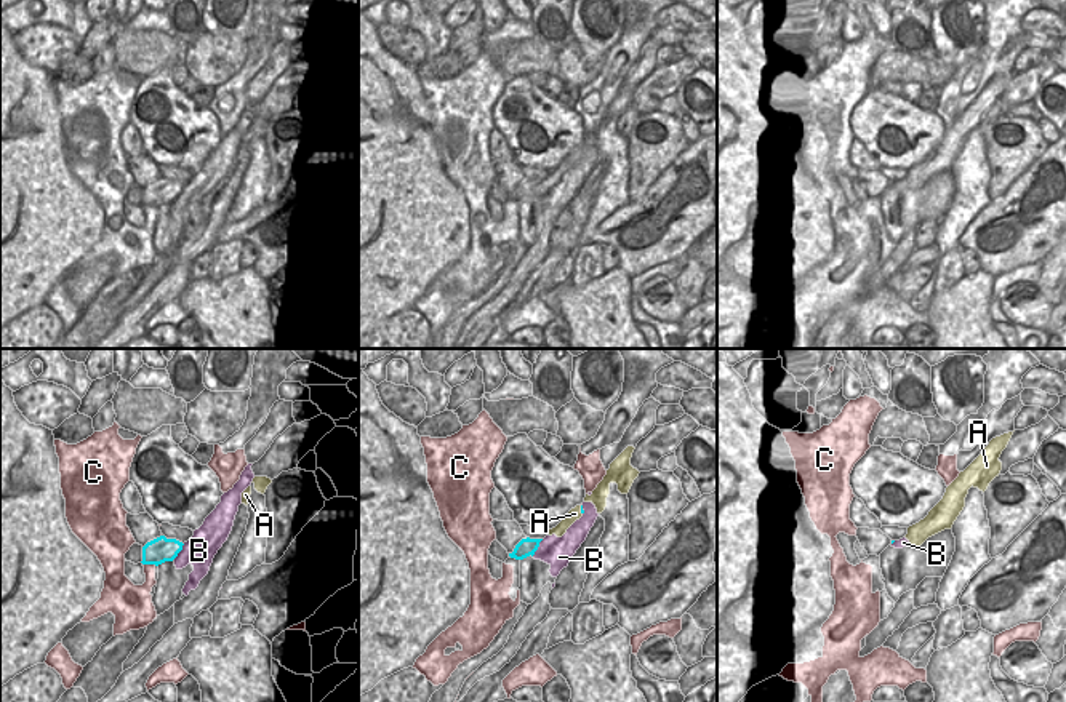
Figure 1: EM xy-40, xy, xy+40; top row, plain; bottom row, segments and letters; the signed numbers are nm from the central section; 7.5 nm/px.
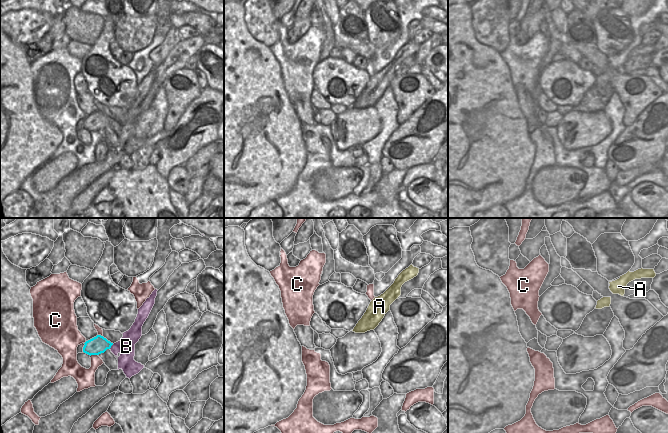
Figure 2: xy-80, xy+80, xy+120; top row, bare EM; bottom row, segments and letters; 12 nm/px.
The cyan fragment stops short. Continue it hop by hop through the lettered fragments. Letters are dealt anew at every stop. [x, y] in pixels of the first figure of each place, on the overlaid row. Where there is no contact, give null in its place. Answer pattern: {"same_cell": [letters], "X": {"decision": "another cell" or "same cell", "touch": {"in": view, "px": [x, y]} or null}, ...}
{"same_cell": ["A"], "A": {"decision": "same cell", "touch": {"in": "xy", "px": [581, 510]}}, "B": {"decision": "another cell", "touch": {"in": "xy", "px": [538, 546]}}, "C": {"decision": "another cell", "touch": {"in": "xy-40", "px": [149, 563]}}}

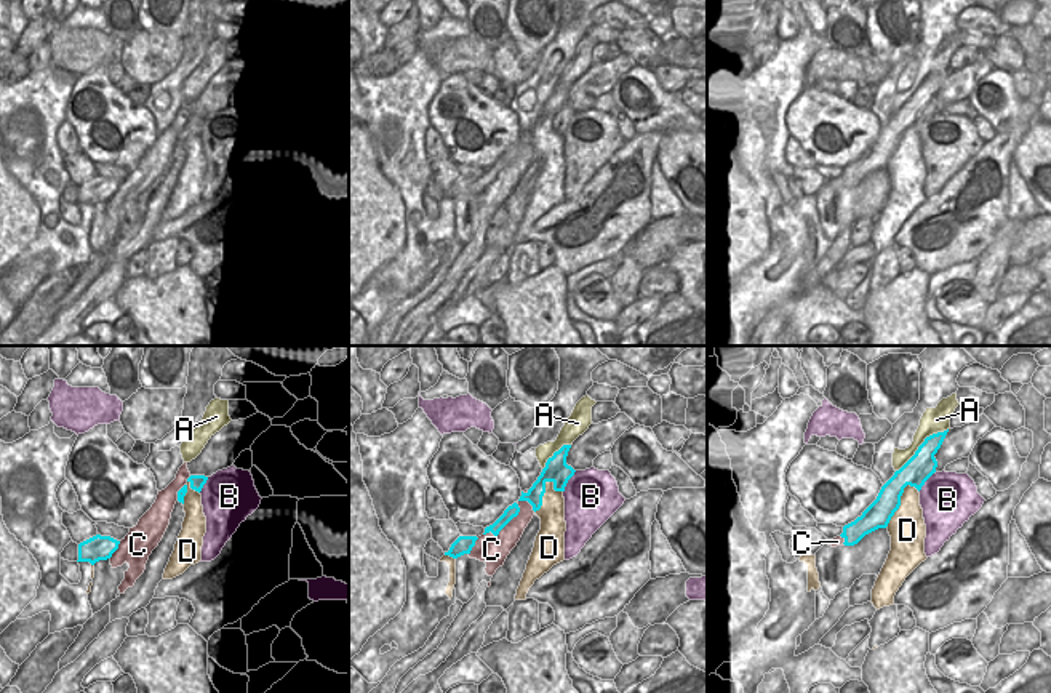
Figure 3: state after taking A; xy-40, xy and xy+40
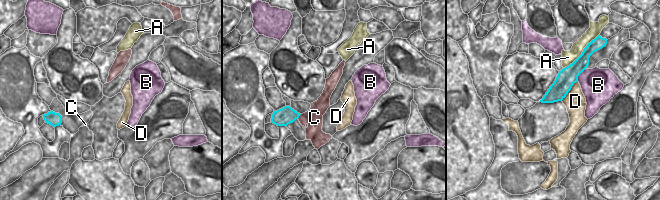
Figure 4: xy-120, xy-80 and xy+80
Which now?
{"same_cell": [], "A": {"decision": "another cell", "touch": {"in": "xy+40", "px": [922, 444]}}, "B": {"decision": "another cell", "touch": {"in": "xy", "px": [567, 482]}}, "C": {"decision": "another cell", "touch": {"in": "xy", "px": [514, 516]}}, "D": {"decision": "another cell", "touch": {"in": "xy", "px": [543, 495]}}}

